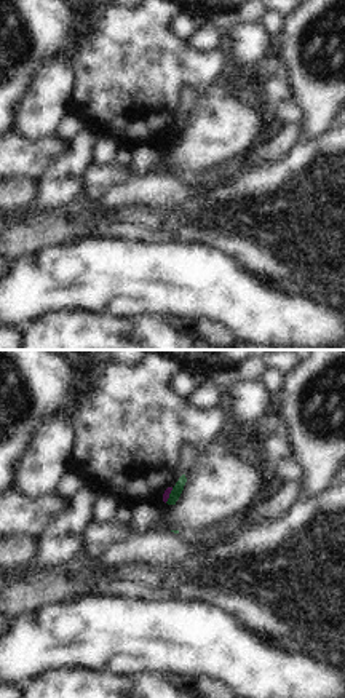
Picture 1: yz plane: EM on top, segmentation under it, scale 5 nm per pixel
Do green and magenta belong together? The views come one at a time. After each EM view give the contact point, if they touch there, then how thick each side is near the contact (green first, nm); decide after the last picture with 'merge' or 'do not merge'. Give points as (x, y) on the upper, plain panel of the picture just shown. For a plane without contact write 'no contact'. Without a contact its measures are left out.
contact (170, 138); calibres 50 and 30 nm

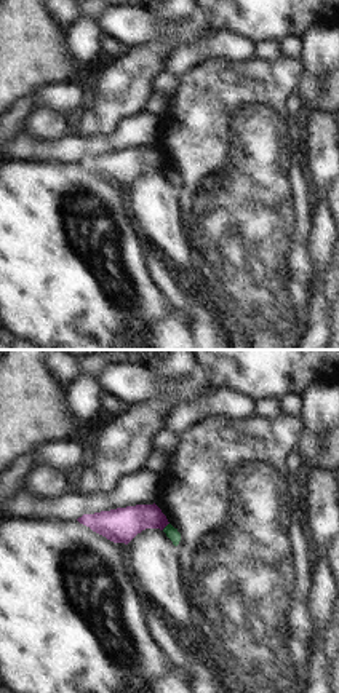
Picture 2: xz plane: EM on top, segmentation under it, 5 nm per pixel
contact (167, 168); calibres 60 and 180 nm

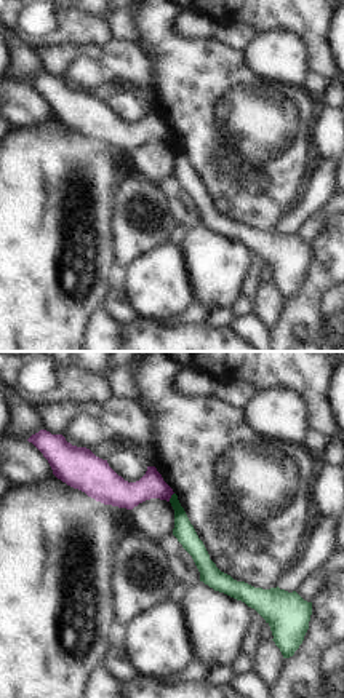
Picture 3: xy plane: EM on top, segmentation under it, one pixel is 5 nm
contact (172, 139); calibres 100 and 140 nm

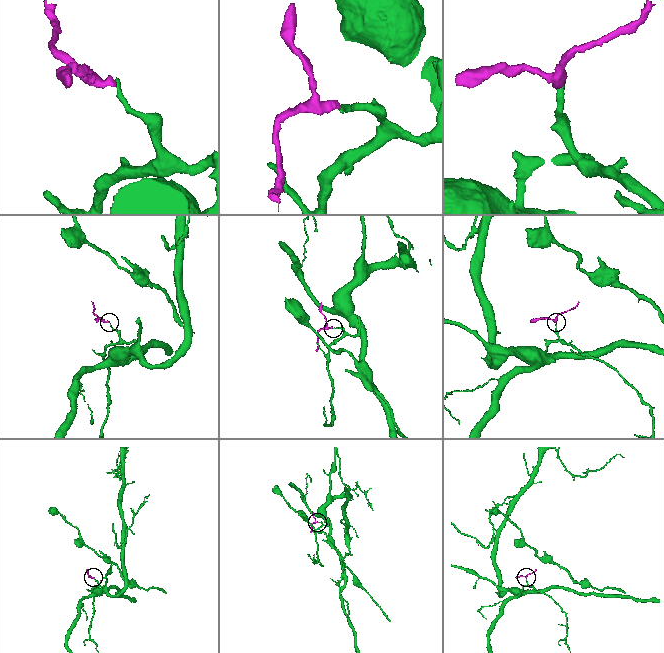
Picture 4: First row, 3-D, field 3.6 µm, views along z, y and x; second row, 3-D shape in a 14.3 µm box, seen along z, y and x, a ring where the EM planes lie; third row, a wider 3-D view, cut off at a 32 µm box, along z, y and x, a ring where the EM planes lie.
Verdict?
do not merge

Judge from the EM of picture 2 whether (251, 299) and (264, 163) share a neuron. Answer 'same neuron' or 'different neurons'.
same neuron

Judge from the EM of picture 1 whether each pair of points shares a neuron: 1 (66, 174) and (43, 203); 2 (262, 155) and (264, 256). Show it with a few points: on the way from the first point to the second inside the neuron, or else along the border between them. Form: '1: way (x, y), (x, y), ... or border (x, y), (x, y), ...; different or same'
1: way (63, 181), (48, 197); same
2: border (296, 146), (277, 158), (256, 166); different

